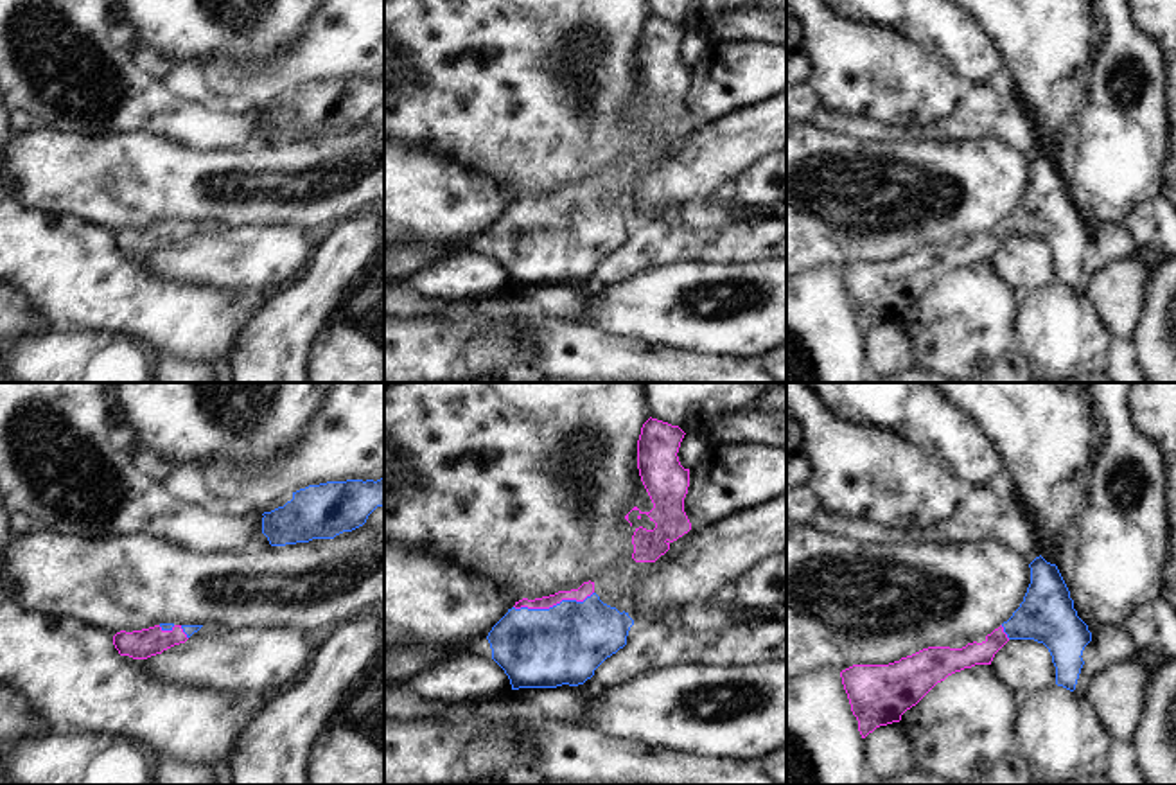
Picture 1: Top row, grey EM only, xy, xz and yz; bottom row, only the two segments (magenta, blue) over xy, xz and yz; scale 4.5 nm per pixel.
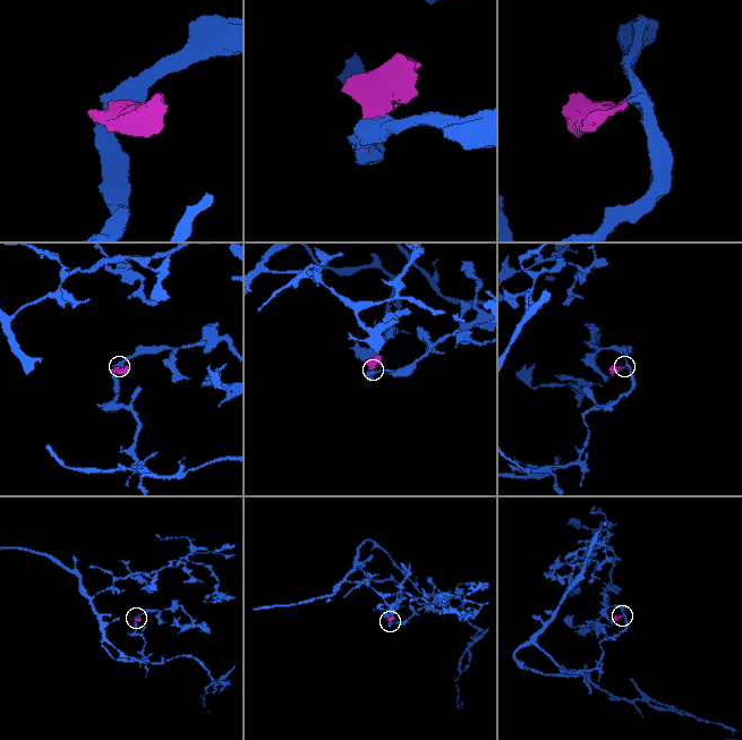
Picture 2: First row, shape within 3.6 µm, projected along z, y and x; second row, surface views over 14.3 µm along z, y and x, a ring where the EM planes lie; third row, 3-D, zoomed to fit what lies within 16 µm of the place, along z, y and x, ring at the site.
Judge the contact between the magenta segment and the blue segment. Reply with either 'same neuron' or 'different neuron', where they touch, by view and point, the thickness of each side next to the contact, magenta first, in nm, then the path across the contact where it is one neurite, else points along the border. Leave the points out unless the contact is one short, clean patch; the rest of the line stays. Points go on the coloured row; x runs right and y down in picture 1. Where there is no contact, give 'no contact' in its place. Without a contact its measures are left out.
same neuron; meets magenta in xz at (553, 604); 70 nm thick on the magenta side, 360 nm on the other; runs through xz (586, 590), (575, 600), (553, 604), (561, 645)

